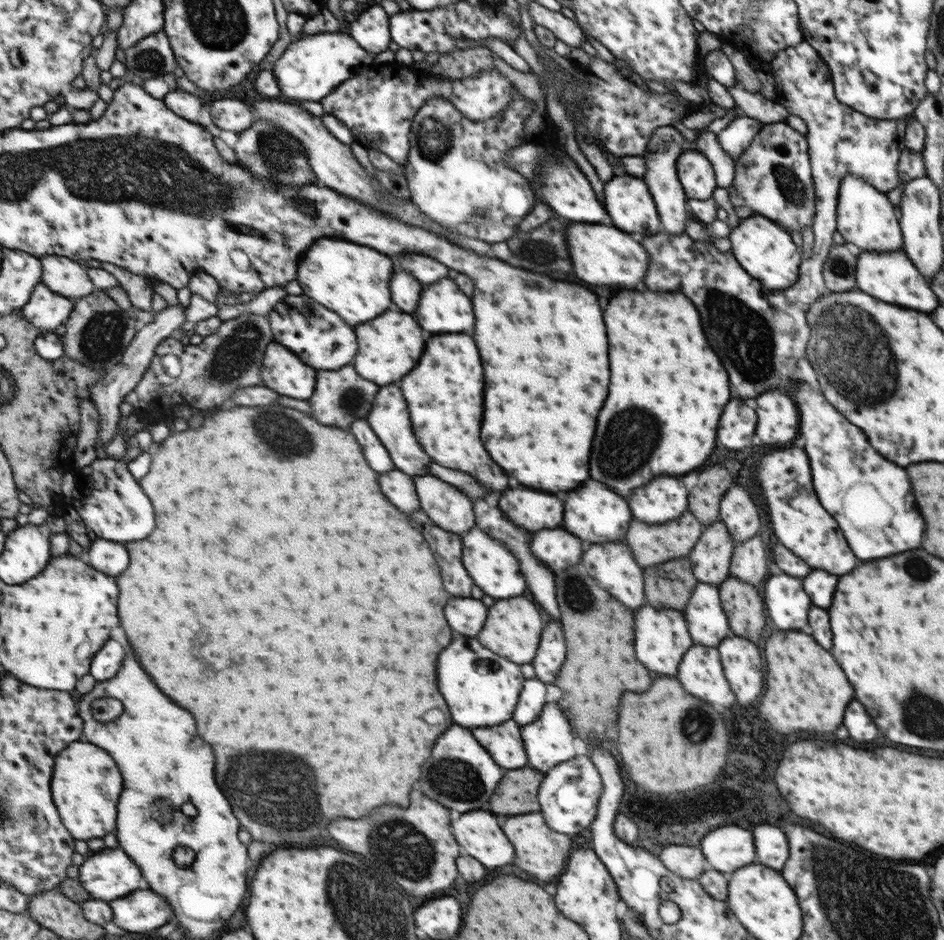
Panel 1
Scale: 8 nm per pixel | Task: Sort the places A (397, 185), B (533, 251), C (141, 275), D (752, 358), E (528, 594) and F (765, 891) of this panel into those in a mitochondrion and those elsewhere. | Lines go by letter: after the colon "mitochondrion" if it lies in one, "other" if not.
A: other
B: mitochondrion
C: other
D: mitochondrion
E: other
F: other

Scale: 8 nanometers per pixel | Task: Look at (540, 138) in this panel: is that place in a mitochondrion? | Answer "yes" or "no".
no

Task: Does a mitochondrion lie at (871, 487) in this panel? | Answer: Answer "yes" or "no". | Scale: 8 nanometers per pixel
no

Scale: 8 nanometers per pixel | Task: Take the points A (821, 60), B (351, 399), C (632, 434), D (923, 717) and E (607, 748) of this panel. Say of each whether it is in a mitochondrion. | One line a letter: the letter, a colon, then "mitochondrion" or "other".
A: other
B: mitochondrion
C: mitochondrion
D: mitochondrion
E: other

